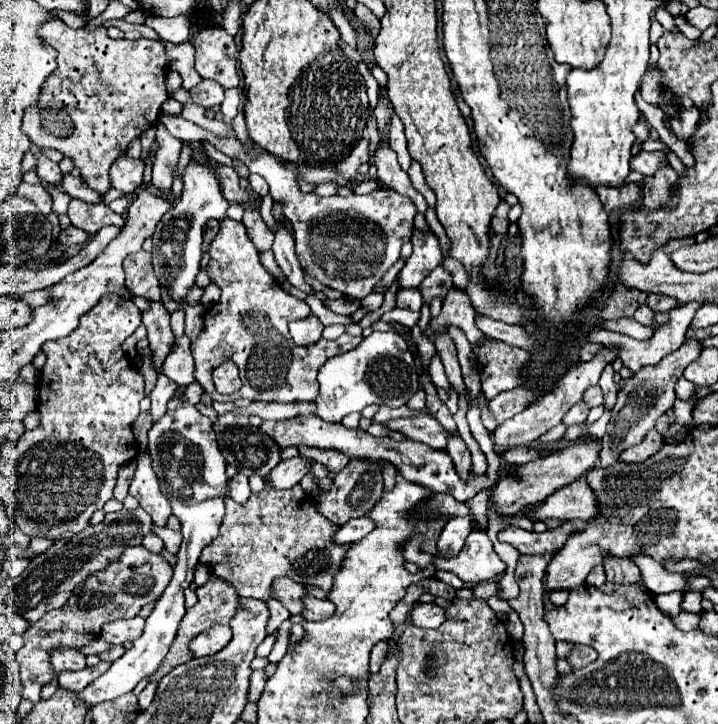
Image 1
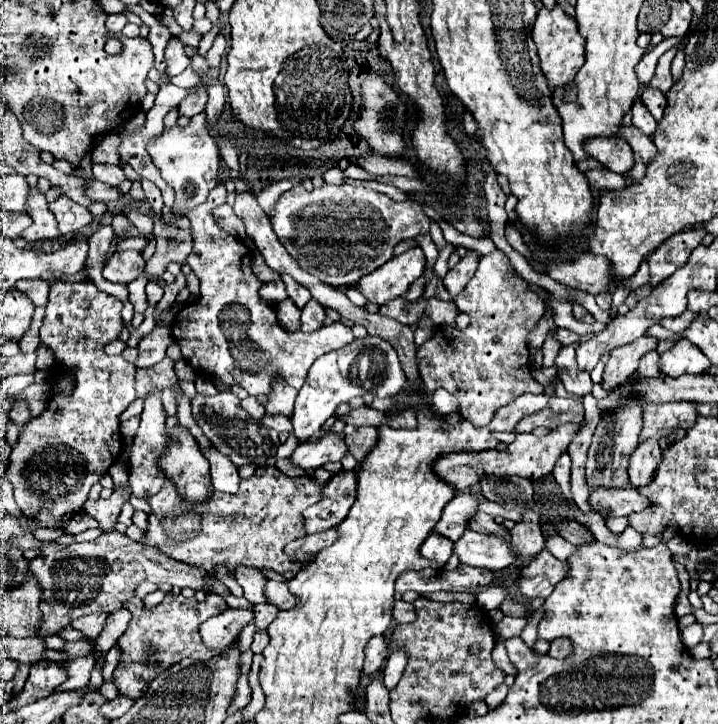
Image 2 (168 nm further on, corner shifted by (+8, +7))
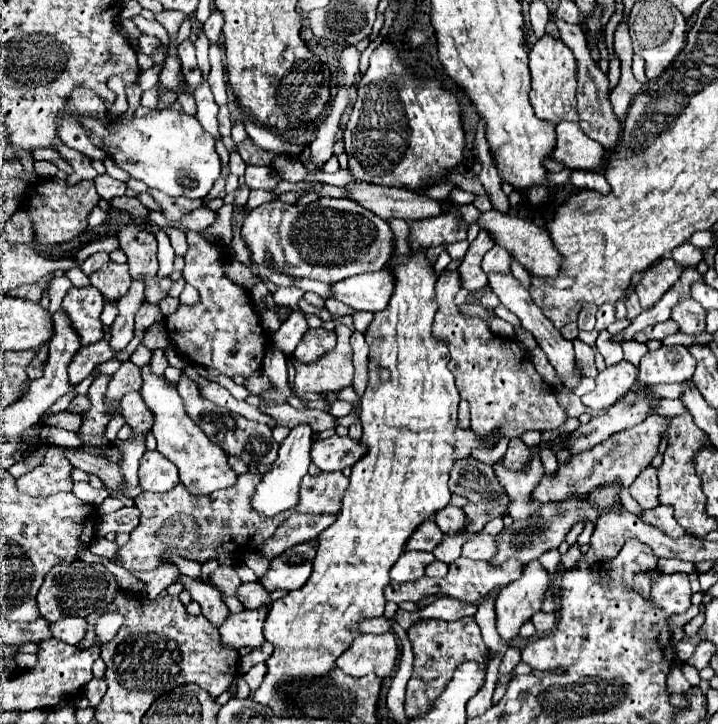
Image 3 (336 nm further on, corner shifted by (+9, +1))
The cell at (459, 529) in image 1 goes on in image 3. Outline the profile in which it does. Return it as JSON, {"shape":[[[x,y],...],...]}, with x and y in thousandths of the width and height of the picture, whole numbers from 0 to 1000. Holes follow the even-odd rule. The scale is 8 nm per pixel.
{"shape":[[[564,762],[556,768],[553,779],[547,779],[542,798],[547,807],[578,804],[586,796],[592,796],[592,782],[603,773],[606,768],[600,762]]]}

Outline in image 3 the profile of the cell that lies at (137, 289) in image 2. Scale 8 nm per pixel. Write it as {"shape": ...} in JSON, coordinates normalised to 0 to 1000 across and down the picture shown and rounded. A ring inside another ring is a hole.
{"shape":[[[216,483],[216,486],[213,486],[213,494],[210,494],[210,511],[227,519],[230,508],[233,508],[233,497],[230,497],[230,486],[227,486],[227,483]]]}

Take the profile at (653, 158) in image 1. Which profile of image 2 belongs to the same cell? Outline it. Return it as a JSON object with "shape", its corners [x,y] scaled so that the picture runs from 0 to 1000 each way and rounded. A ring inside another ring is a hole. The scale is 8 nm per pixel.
{"shape":[[[825,191],[816,196],[816,210],[852,238],[875,240],[883,229],[883,213],[866,191]]]}

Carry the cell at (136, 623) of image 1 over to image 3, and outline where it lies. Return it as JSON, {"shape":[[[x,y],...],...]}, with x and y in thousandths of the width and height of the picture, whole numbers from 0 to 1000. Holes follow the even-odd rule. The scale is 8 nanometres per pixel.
{"shape":[[[91,854],[91,856],[79,856],[79,862],[68,862],[68,870],[74,870],[74,881],[91,887],[91,890],[107,890],[113,887],[113,881],[118,878],[118,867],[121,867],[121,856],[118,854]]]}

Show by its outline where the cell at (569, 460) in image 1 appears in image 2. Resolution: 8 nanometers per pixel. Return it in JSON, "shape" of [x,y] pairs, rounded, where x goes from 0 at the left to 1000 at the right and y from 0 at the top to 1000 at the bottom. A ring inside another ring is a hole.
{"shape":[[[669,677],[635,682],[621,696],[616,715],[610,718],[610,727],[604,727],[604,735],[635,749],[652,732],[652,721],[660,713],[660,707],[666,707],[666,696],[671,691],[674,691],[674,682]]]}

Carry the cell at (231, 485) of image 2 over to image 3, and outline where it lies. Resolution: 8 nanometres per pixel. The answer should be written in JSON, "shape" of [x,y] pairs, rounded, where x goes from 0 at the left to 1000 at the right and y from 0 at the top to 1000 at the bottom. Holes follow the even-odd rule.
{"shape":[[[208,506],[196,508],[196,525],[199,525],[199,530],[196,530],[194,541],[196,541],[205,564],[213,569],[213,580],[216,580],[210,599],[219,608],[219,622],[247,644],[252,669],[269,685],[291,685],[299,677],[325,671],[330,663],[330,655],[319,646],[313,624],[308,619],[302,619],[302,613],[297,613],[286,602],[286,597],[263,577],[263,572],[258,569],[258,555],[252,552],[247,536],[238,533],[230,522],[213,517]]]}

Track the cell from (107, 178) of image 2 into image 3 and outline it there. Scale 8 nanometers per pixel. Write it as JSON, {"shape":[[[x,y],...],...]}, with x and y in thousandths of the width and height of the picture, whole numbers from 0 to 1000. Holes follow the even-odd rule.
{"shape":[[[143,240],[143,243],[135,243],[132,246],[132,257],[135,257],[135,268],[146,276],[146,279],[155,279],[157,273],[166,273],[174,268],[177,257],[166,249],[157,249],[152,240]]]}

